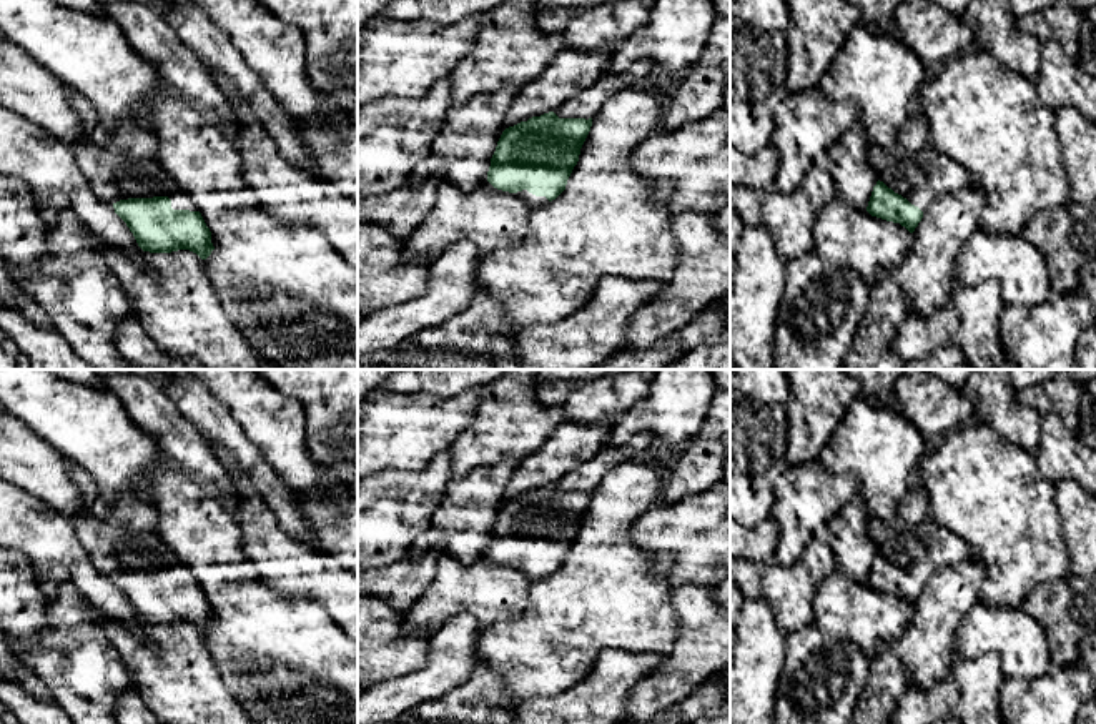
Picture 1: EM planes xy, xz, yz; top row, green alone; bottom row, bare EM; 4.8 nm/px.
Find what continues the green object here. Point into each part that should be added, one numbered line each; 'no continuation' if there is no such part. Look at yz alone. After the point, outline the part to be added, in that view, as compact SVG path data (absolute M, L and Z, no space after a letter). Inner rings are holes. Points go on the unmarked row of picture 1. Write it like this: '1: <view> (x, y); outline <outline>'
1: yz (922, 550); outline M930 518L890 536L880 536L878 553L921 584L936 571L973 558L961 538Z

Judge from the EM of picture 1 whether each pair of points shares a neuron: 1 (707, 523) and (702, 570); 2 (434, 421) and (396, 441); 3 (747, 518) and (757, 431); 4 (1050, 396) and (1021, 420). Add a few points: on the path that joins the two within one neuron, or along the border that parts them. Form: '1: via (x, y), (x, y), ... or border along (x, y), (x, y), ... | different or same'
1: via (702, 535), (702, 558) | same
2: via (424, 425), (406, 431) | same
3: via (754, 496), (760, 488), (760, 453) | same
4: border along (1015, 391), (1021, 403), (1031, 406), (1041, 416) | different

